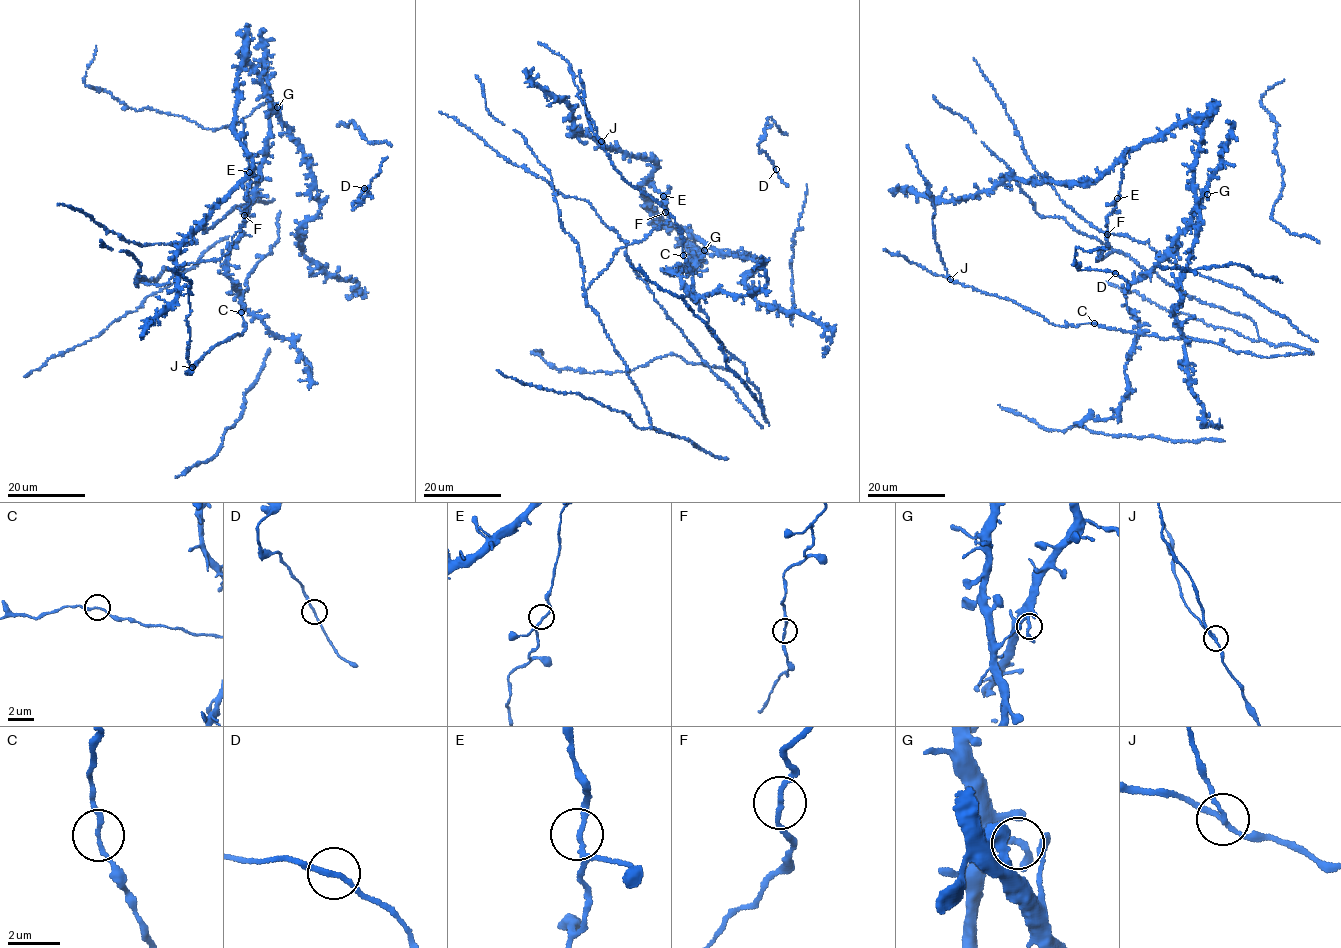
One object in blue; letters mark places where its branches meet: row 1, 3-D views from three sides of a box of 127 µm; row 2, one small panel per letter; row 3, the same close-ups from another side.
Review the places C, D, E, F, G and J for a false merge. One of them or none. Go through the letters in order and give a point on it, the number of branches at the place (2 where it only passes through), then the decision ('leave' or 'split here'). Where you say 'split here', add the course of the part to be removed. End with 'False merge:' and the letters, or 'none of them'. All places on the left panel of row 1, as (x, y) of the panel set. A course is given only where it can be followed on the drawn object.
C: at (241, 312); 2 branches meet; leave
D: at (364, 188); 2 branches meet; leave
E: at (249, 172); 3 branches meet; leave
F: at (244, 215); 2 branches meet; leave
G: at (277, 107); 3 branches meet; leave
J: at (192, 367); 3 branches meet; split here; foreign part runs (192, 367), (187, 353), (189, 327), (186, 320), (190, 313), (191, 281), (168, 269)
False merge: J

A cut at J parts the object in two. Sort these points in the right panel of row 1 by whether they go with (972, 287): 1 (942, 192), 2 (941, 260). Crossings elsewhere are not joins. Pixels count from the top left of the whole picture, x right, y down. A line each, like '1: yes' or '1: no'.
1: yes
2: no

